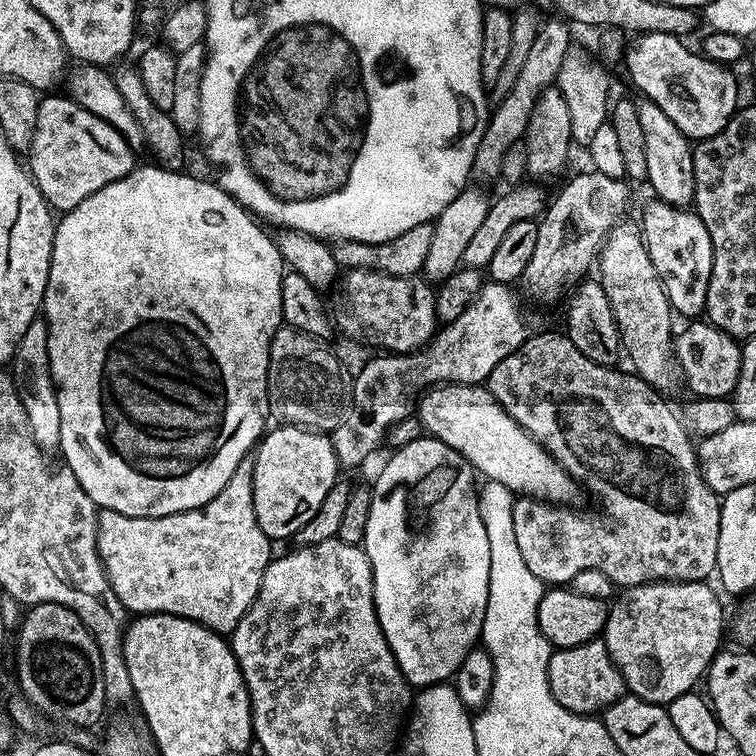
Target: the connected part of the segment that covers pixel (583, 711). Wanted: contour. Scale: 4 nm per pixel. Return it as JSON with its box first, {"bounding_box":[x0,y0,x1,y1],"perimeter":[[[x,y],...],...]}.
{"bounding_box":[548,638,626,716],"perimeter":[[[600,638],[582,642],[582,646],[555,649],[548,663],[548,681],[556,701],[579,716],[603,713],[605,708],[626,695],[622,674],[618,666],[614,666],[608,648]]]}

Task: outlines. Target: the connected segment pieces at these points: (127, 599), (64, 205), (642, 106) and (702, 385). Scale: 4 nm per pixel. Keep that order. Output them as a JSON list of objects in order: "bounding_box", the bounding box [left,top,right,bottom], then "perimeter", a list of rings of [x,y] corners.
[{"bounding_box":[96,455,274,633],"perimeter":[[[246,455],[242,462],[238,462],[238,470],[230,474],[230,480],[236,480],[236,484],[240,484],[240,480],[251,480],[248,492],[244,492],[244,496],[248,496],[248,504],[224,504],[221,492],[228,492],[228,487],[222,486],[222,490],[201,508],[169,516],[127,516],[118,514],[118,510],[99,509],[96,513],[96,545],[106,578],[110,578],[114,594],[118,594],[118,602],[122,602],[122,606],[132,614],[161,612],[205,624],[213,632],[231,633],[254,602],[262,586],[262,574],[274,559],[273,541],[268,539],[262,526],[258,526],[258,518],[254,514],[253,478],[254,462],[251,455]]]},{"bounding_box":[26,94,134,214],"perimeter":[[[56,94],[45,95],[38,106],[38,130],[34,130],[34,142],[26,164],[30,169],[32,179],[35,180],[45,202],[48,203],[48,207],[63,214],[69,212],[74,206],[78,206],[82,198],[90,198],[90,194],[102,190],[102,186],[132,171],[134,149],[118,129],[95,116],[90,110],[83,108],[75,100],[64,94],[52,95]]]},{"bounding_box":[636,98,696,208],"perimeter":[[[644,98],[636,105],[638,118],[642,121],[642,132],[646,134],[646,168],[649,184],[656,193],[655,199],[665,200],[679,208],[688,208],[696,199],[696,175],[694,174],[693,141],[666,118],[666,110],[662,110],[655,101]]]},{"bounding_box":[674,322,742,398],"perimeter":[[[692,322],[684,333],[674,340],[674,351],[682,380],[688,383],[691,395],[696,398],[728,398],[731,397],[740,377],[742,354],[741,341],[730,334],[718,330],[707,322]]]}]

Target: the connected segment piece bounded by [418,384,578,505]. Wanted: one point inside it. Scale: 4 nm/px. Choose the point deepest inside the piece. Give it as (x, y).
(466, 417)

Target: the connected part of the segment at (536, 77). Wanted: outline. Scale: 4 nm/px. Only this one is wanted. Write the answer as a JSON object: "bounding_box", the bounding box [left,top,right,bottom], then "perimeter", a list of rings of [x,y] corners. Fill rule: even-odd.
{"bounding_box":[472,18,573,180],"perimeter":[[[548,18],[541,23],[538,34],[534,38],[534,46],[530,46],[530,54],[522,65],[522,75],[510,91],[495,105],[494,111],[489,115],[488,125],[482,134],[482,142],[478,146],[478,154],[474,154],[472,163],[472,176],[480,180],[496,180],[502,170],[502,157],[506,150],[514,146],[514,142],[524,140],[530,116],[534,114],[534,106],[548,88],[557,83],[562,62],[568,58],[568,49],[573,47],[573,29],[563,19]]]}

